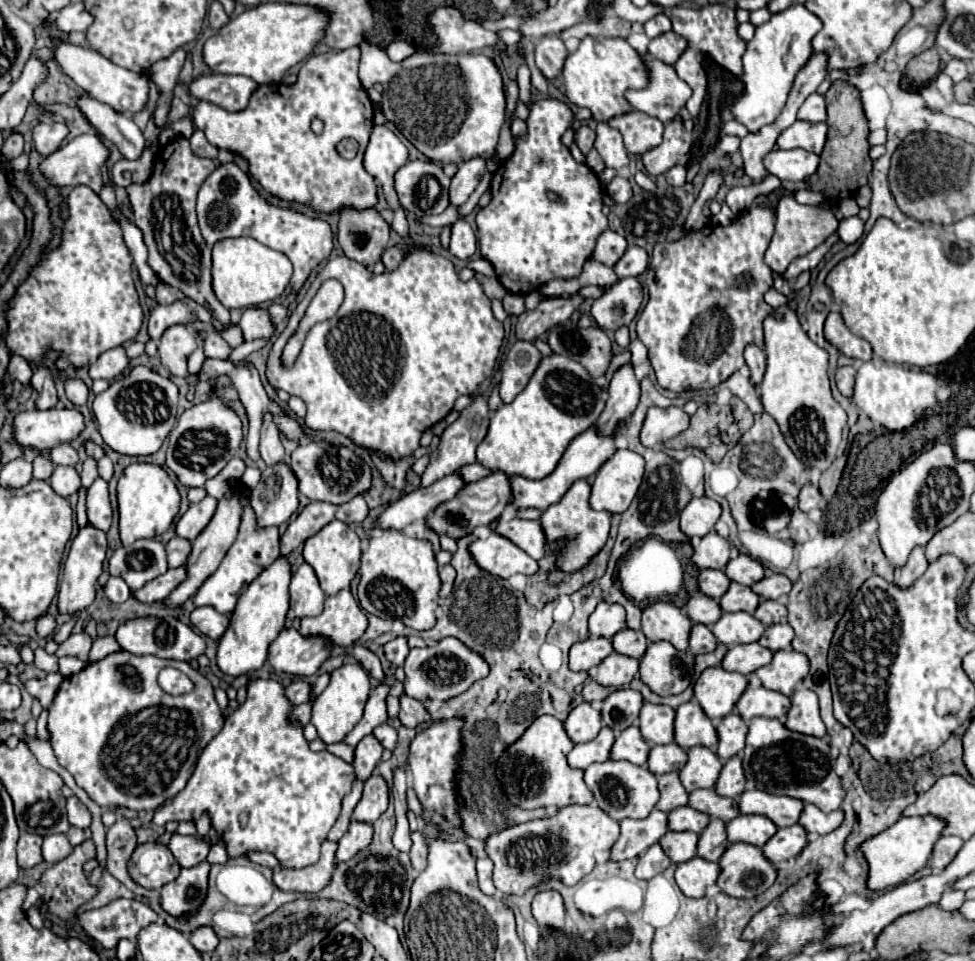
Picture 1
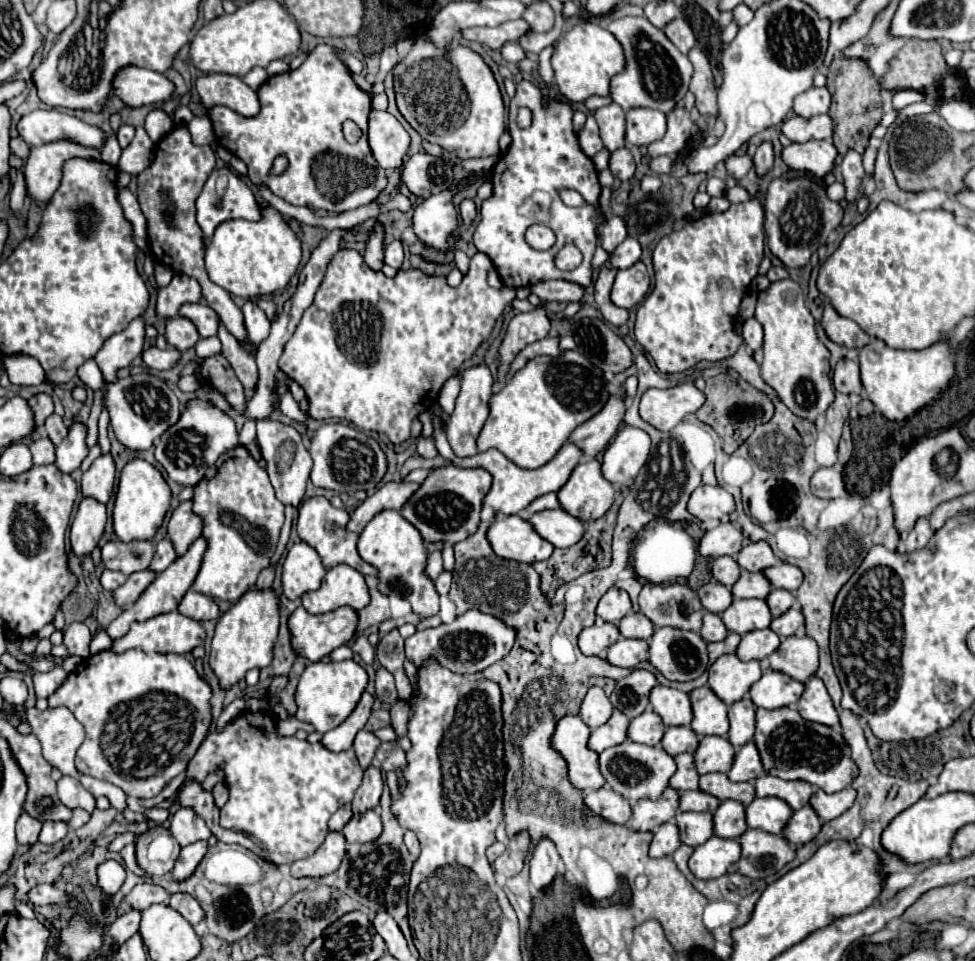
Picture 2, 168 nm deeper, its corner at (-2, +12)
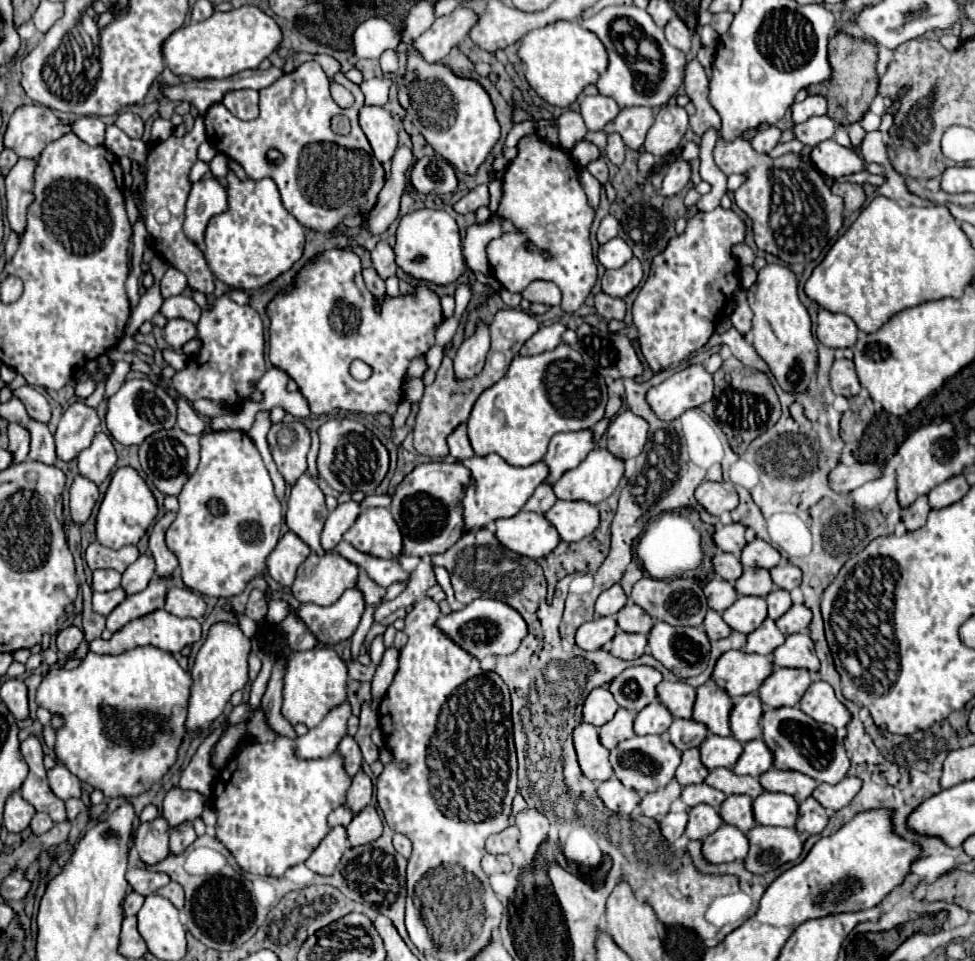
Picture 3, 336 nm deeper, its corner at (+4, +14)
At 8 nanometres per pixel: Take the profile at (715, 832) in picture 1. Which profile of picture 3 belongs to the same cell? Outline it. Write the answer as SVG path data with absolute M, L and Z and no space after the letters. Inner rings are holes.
M727 796L719 808L719 816L723 818L725 824L733 824L747 832L755 826L751 804L753 800L749 796Z

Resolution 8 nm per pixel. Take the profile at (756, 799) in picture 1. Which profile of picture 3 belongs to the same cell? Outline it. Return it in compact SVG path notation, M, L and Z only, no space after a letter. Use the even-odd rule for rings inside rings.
M771 768L765 774L759 776L759 782L763 786L763 790L767 792L783 792L793 796L797 802L803 802L805 798L811 796L811 792L815 790L817 782L801 772L793 772L793 770L777 770Z

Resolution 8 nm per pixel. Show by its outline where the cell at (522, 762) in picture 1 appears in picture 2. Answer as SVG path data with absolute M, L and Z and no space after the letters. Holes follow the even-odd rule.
M565 716L557 722L557 728L555 728L555 738L553 738L553 746L563 754L563 758L567 758L567 768L569 768L569 782L575 786L575 788L581 788L581 790L597 790L605 784L605 778L599 770L599 754L589 750L587 742L589 742L589 736L591 736L591 730L589 726L579 718L579 716Z

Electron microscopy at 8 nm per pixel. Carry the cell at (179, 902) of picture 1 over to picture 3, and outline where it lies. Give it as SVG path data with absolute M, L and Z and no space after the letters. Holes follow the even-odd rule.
M181 824L179 828L171 830L171 854L179 856L183 854L193 842L197 840L197 834L193 830L193 824Z

